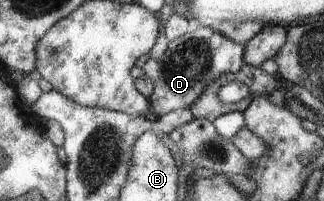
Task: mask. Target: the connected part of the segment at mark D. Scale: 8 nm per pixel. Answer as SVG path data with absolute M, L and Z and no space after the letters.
M210 26L193 27L185 35L170 41L162 57L144 63L143 73L154 81L154 91L149 98L150 111L144 115L161 118L172 110L189 109L214 79L238 73L246 65L245 55L244 44L224 37Z

